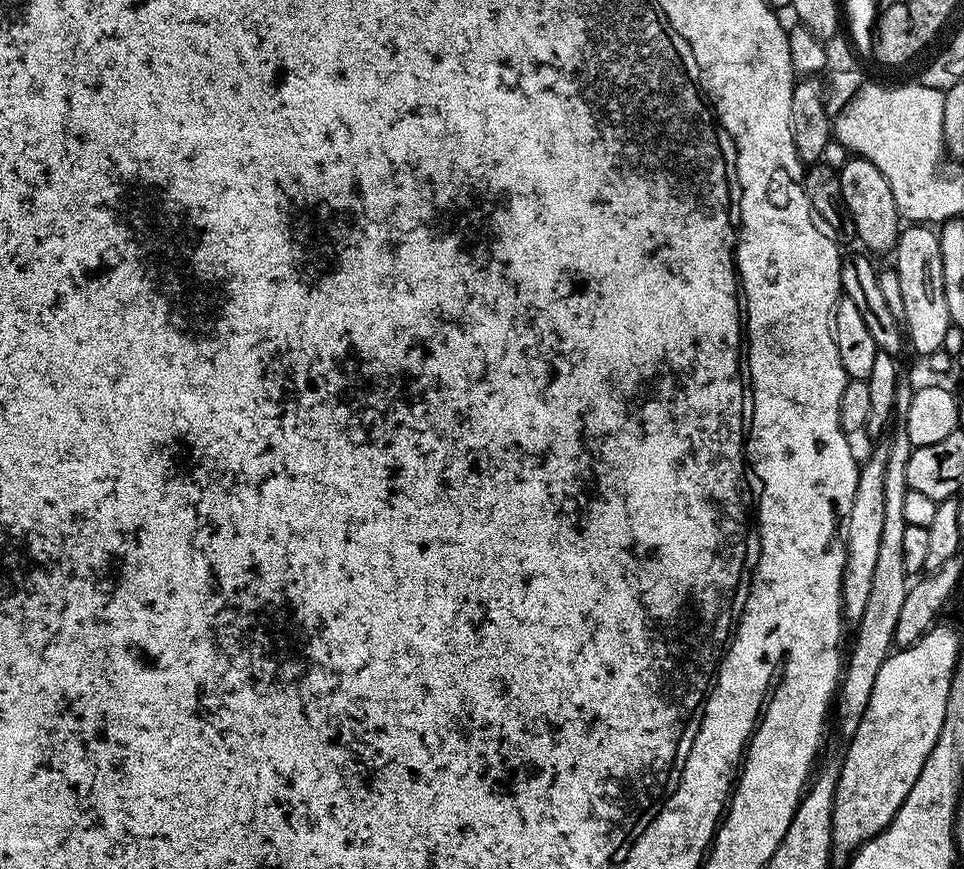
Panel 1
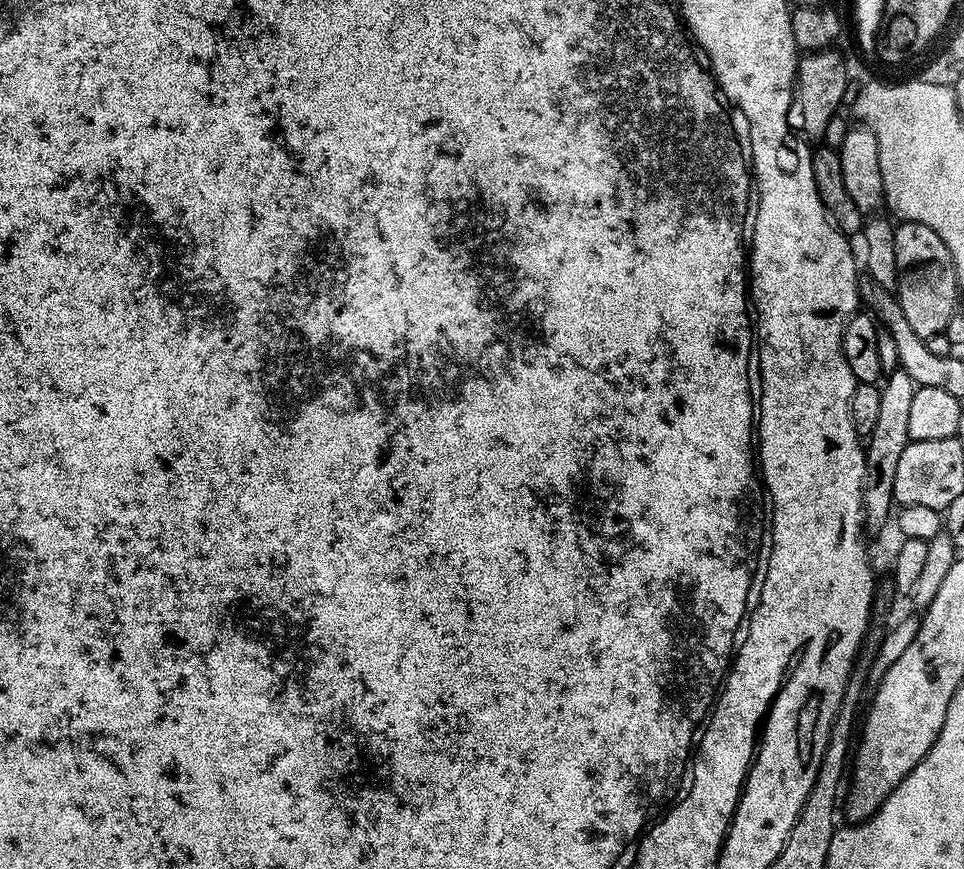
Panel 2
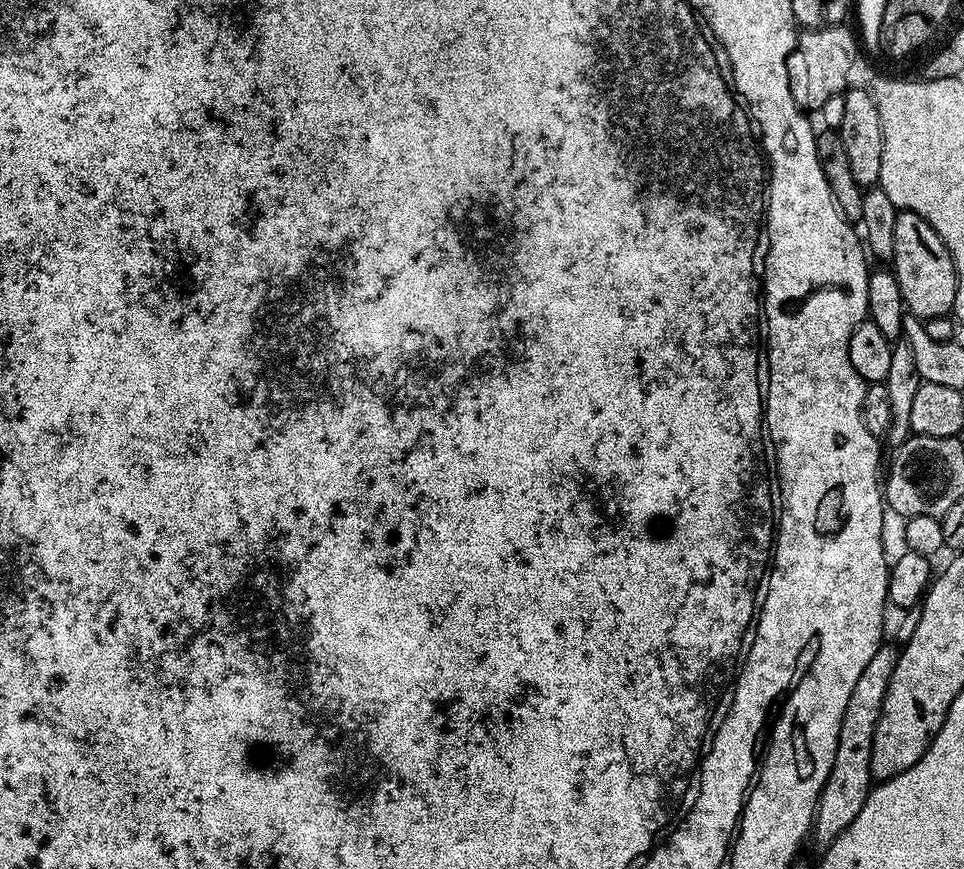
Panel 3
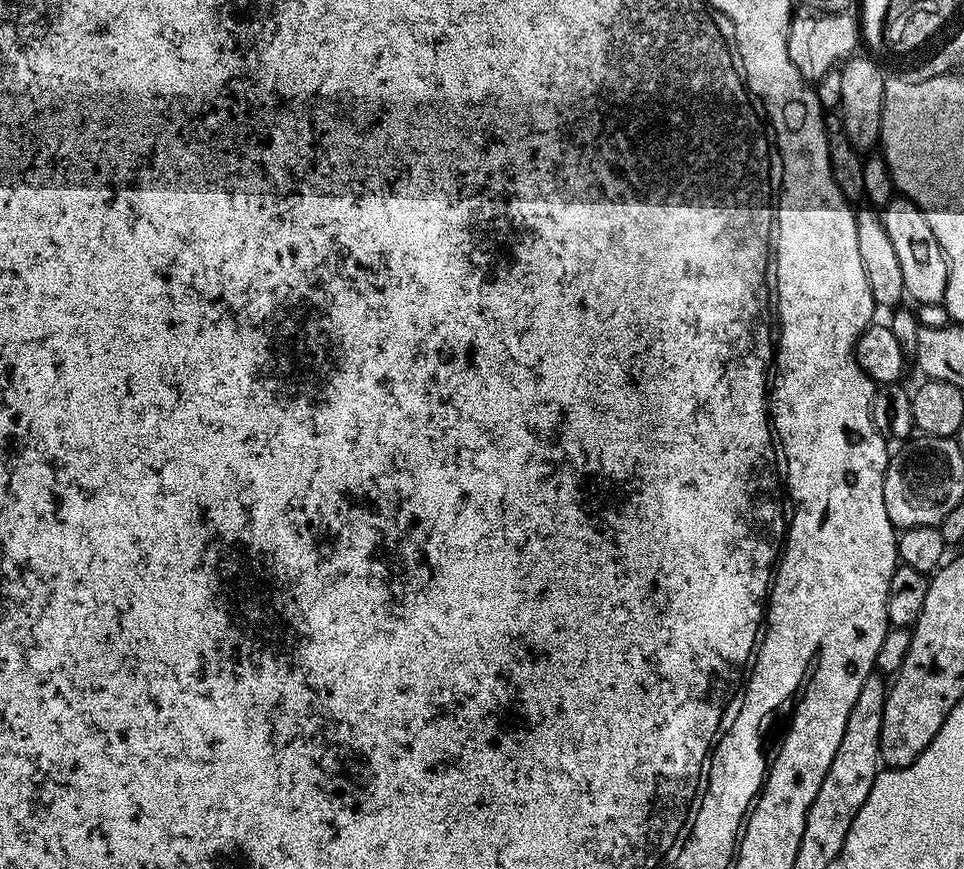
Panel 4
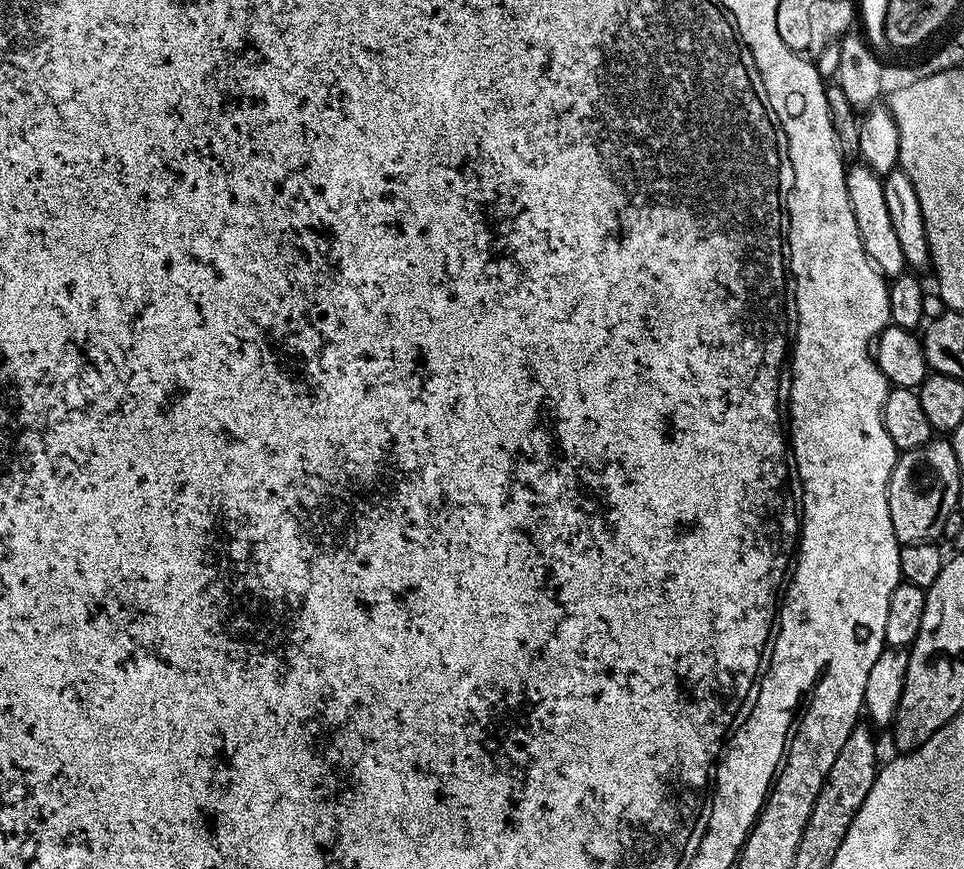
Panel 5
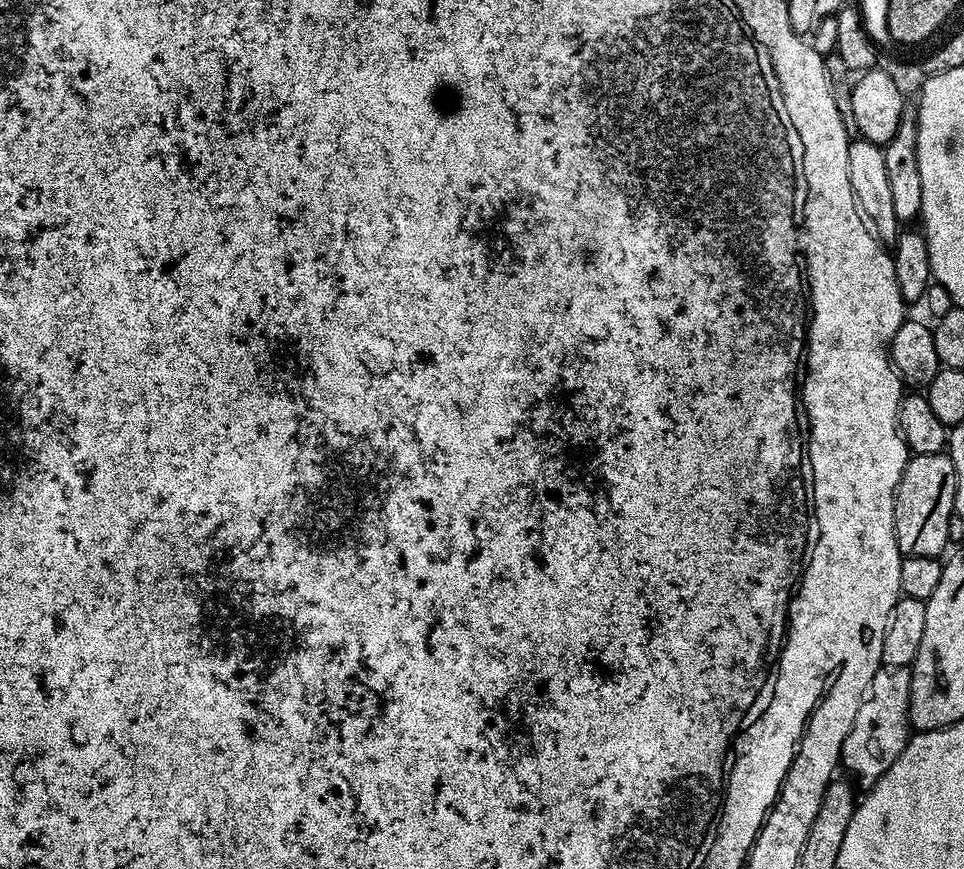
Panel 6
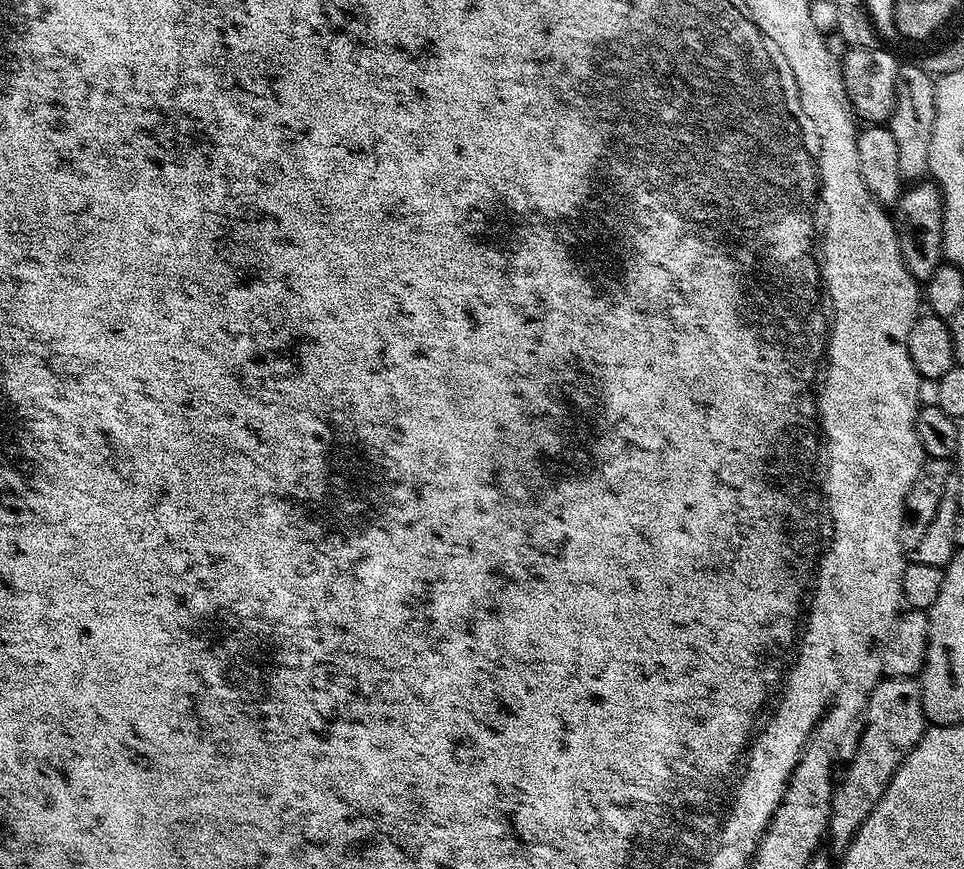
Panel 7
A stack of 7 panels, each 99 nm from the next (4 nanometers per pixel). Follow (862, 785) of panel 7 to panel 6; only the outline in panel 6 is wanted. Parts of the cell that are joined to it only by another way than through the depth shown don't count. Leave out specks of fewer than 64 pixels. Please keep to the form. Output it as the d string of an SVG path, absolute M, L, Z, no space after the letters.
M881 666L874 678L870 678L870 686L866 686L866 694L862 694L862 702L858 706L860 712L857 716L856 728L852 736L848 738L848 744L845 745L845 757L841 761L843 771L853 772L851 774L858 781L859 787L867 790L894 766L898 754L908 745L910 739L910 725L908 723L908 711L910 710L910 682L912 681L911 667L902 666Z

